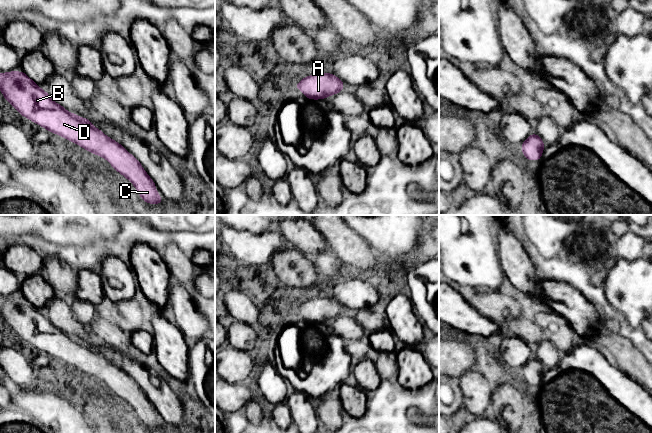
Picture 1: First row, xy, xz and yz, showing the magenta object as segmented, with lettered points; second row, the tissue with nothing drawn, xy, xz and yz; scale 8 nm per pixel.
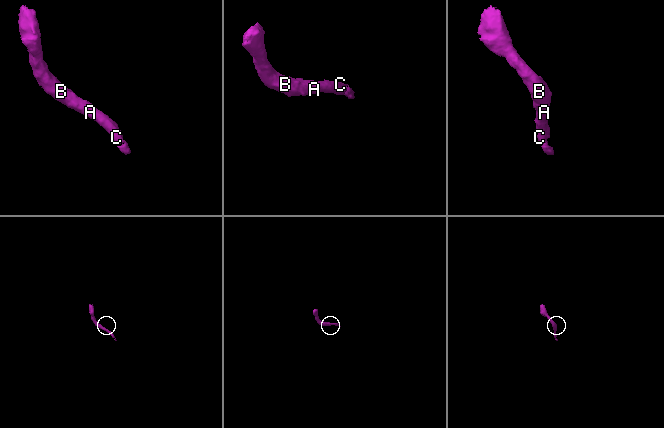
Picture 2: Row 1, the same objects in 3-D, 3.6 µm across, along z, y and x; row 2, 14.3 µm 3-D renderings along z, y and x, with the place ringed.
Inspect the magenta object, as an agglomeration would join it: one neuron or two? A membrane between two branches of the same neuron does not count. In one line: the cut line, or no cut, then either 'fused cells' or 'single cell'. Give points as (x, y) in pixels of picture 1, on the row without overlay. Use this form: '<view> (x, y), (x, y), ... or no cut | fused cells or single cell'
no cut | single cell

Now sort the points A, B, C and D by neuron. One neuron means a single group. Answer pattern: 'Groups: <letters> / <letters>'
Groups: A B C D

